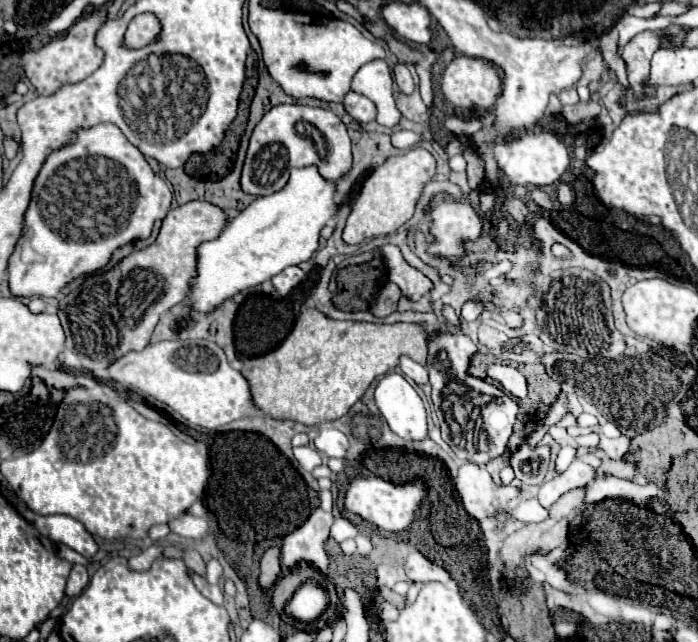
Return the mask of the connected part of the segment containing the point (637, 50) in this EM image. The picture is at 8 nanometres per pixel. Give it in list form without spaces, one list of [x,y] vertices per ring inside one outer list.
[[[648,30],[648,32],[636,34],[626,44],[626,48],[622,52],[622,60],[626,62],[628,82],[630,82],[636,98],[646,96],[646,88],[650,86],[650,58],[664,44],[666,44],[666,48],[676,48],[676,44],[672,44],[670,36],[664,32],[658,32],[658,30]]]

